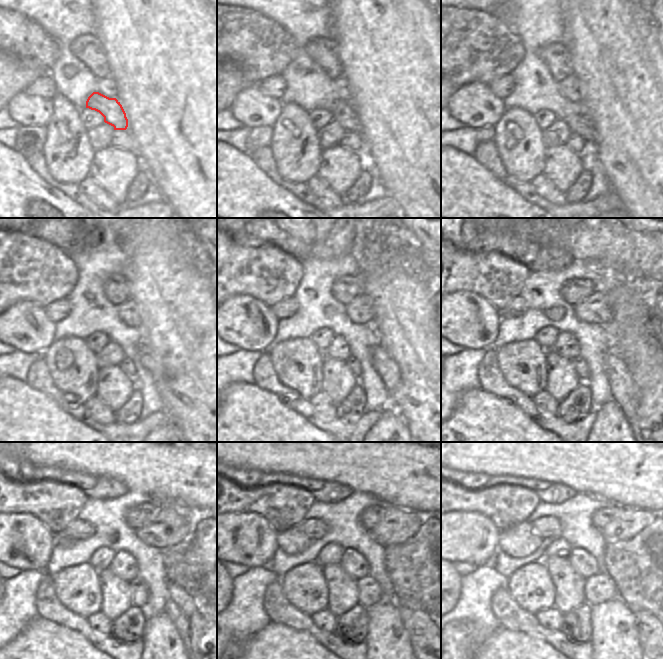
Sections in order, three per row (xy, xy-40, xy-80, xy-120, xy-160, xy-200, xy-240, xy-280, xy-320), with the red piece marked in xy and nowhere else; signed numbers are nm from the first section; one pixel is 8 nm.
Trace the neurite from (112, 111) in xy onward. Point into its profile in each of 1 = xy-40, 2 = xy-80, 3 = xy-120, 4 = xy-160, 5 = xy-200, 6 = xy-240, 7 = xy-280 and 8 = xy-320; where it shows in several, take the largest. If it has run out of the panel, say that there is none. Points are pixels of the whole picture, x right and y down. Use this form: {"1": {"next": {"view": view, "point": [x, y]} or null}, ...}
{"1": {"next": {"view": "xy-40", "point": [342, 112]}}, "2": {"next": {"view": "xy-80", "point": [580, 124]}}, "3": {"next": {"view": "xy-120", "point": [148, 359]}}, "4": {"next": {"view": "xy-160", "point": [388, 370]}}, "5": {"next": {"view": "xy-200", "point": [625, 392]}}, "6": {"next": {"view": "xy-240", "point": [180, 607]}}, "7": {"next": {"view": "xy-280", "point": [420, 626]}}, "8": {"next": {"view": "xy-320", "point": [644, 620]}}}

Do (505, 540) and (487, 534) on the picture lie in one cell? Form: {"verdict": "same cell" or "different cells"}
{"verdict": "different cells"}

